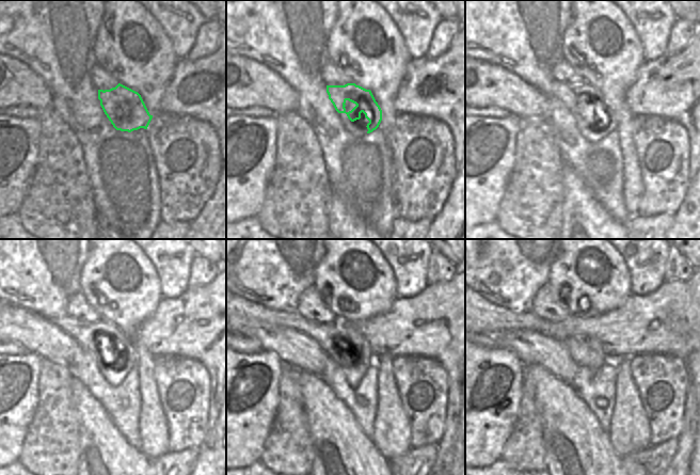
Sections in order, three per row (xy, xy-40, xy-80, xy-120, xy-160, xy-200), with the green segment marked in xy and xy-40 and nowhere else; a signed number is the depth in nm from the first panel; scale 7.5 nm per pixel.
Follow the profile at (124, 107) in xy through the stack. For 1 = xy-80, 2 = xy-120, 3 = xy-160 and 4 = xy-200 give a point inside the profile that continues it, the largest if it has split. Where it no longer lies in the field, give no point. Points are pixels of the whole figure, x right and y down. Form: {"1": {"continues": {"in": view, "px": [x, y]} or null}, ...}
{"1": {"continues": {"in": "xy-80", "px": [572, 96]}}, "2": {"continues": {"in": "xy-120", "px": [85, 334]}}, "3": {"continues": {"in": "xy-160", "px": [323, 333]}}, "4": {"continues": {"in": "xy-200", "px": [487, 318]}}}

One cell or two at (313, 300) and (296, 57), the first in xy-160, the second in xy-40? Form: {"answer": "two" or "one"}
{"answer": "two"}

